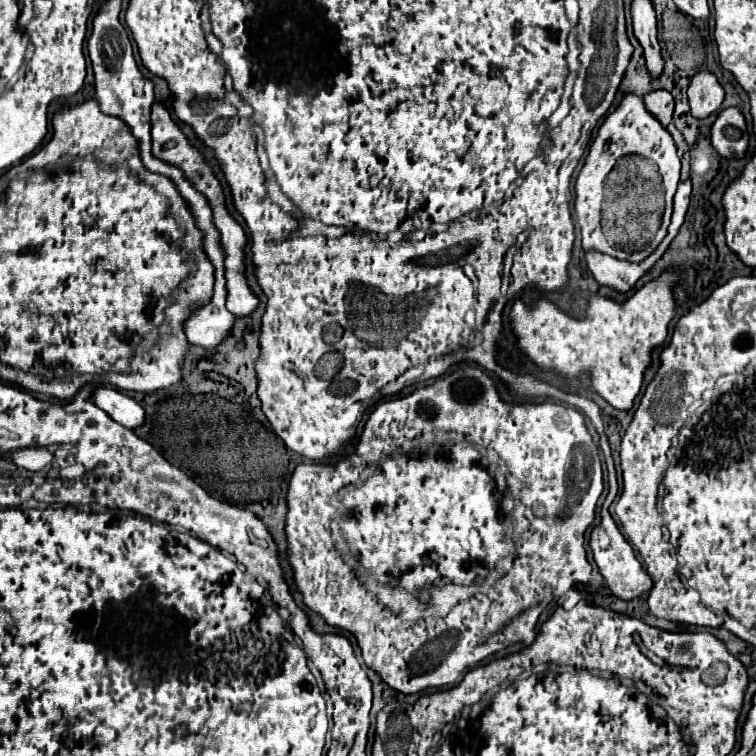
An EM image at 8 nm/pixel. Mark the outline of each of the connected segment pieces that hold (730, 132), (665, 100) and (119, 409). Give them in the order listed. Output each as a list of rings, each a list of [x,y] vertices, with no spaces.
[[[729,107],[717,115],[711,127],[711,143],[715,151],[725,159],[745,157],[749,147],[749,133],[739,109]]]
[[[657,89],[657,91],[649,91],[643,97],[643,103],[647,105],[647,109],[651,109],[651,113],[667,127],[671,123],[671,115],[673,115],[673,97],[669,91],[665,89]]]
[[[113,387],[97,389],[93,395],[93,403],[97,407],[101,407],[105,413],[109,413],[109,417],[113,421],[117,421],[129,429],[143,425],[143,417],[145,417],[143,407],[135,399],[119,393]]]

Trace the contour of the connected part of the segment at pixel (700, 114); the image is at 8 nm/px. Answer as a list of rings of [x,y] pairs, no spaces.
[[[699,71],[691,79],[687,95],[689,95],[689,105],[691,105],[691,115],[695,115],[697,119],[705,119],[721,107],[725,93],[713,73]]]

